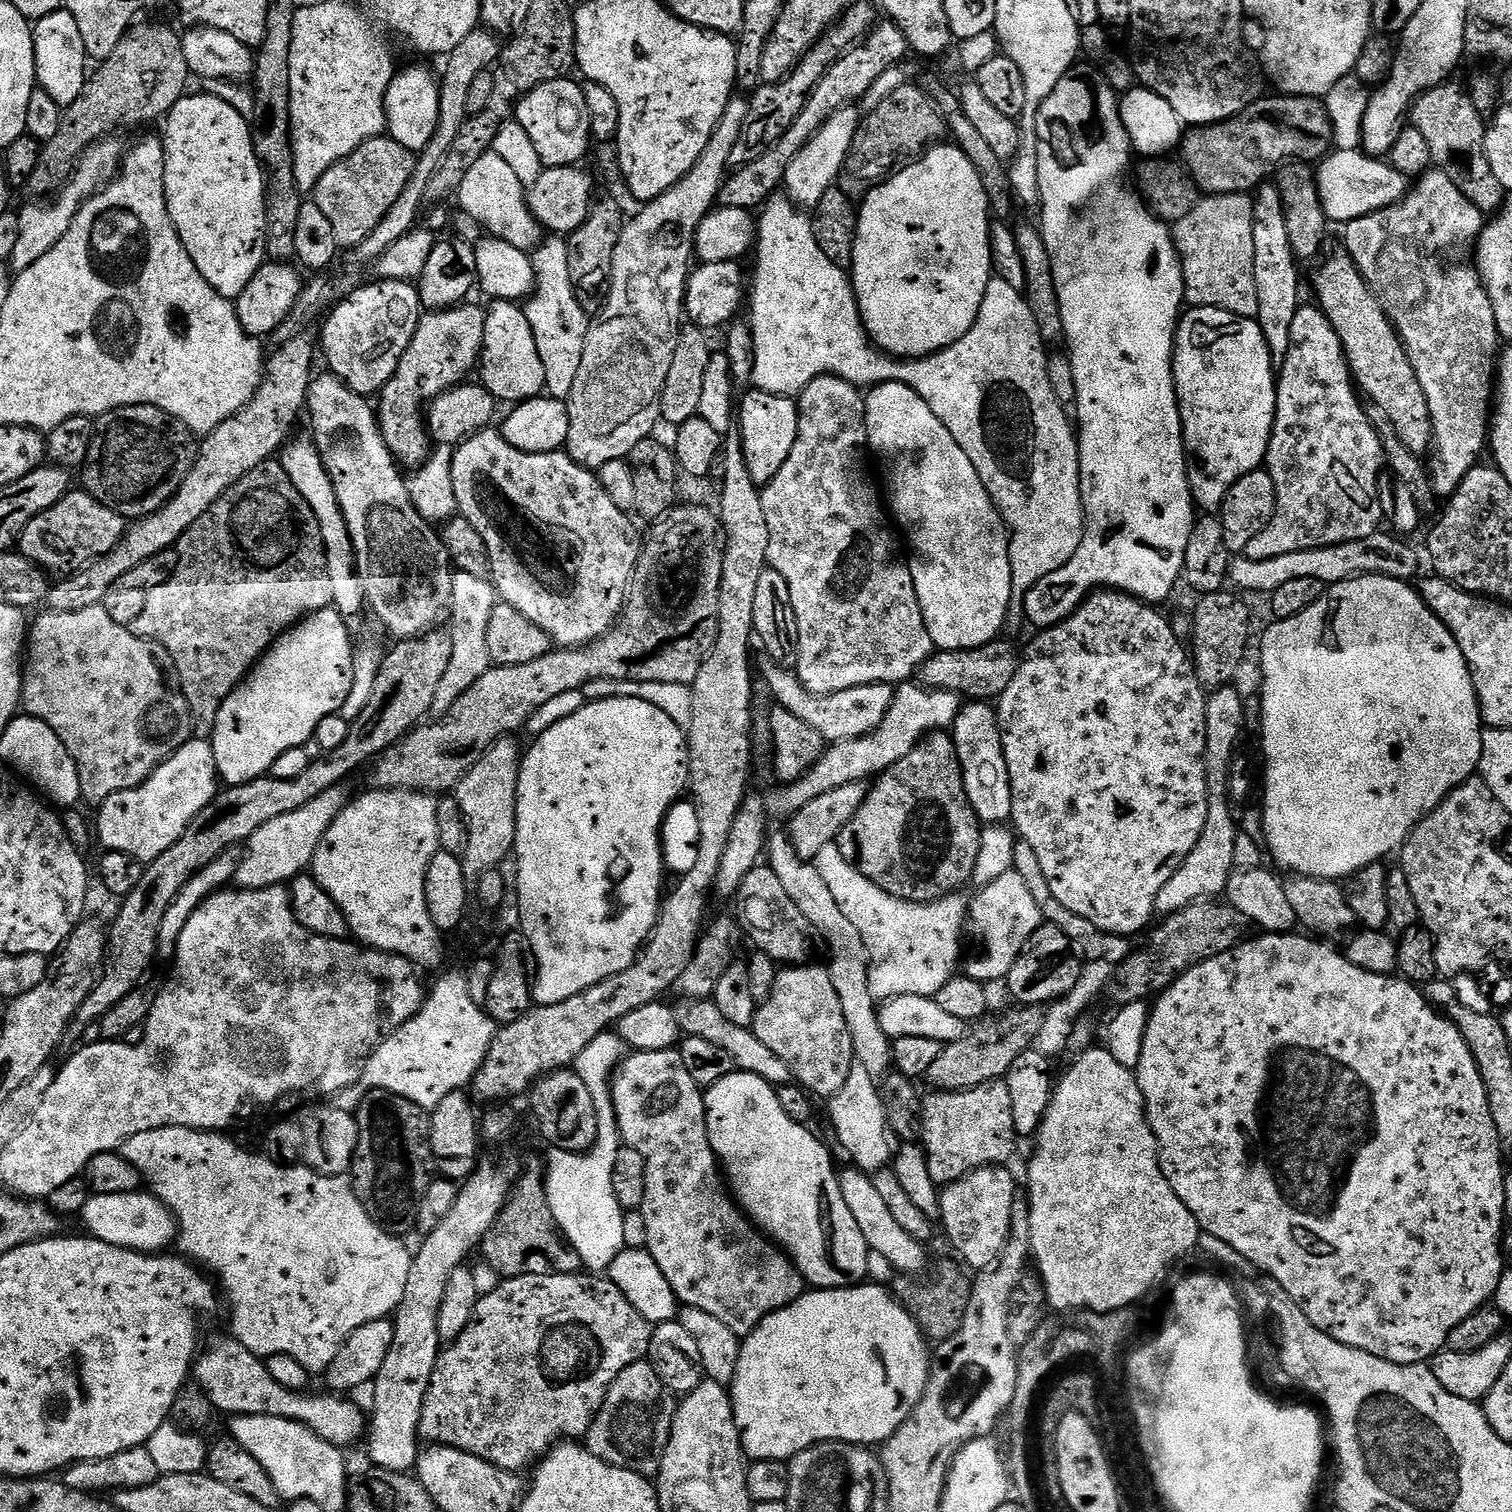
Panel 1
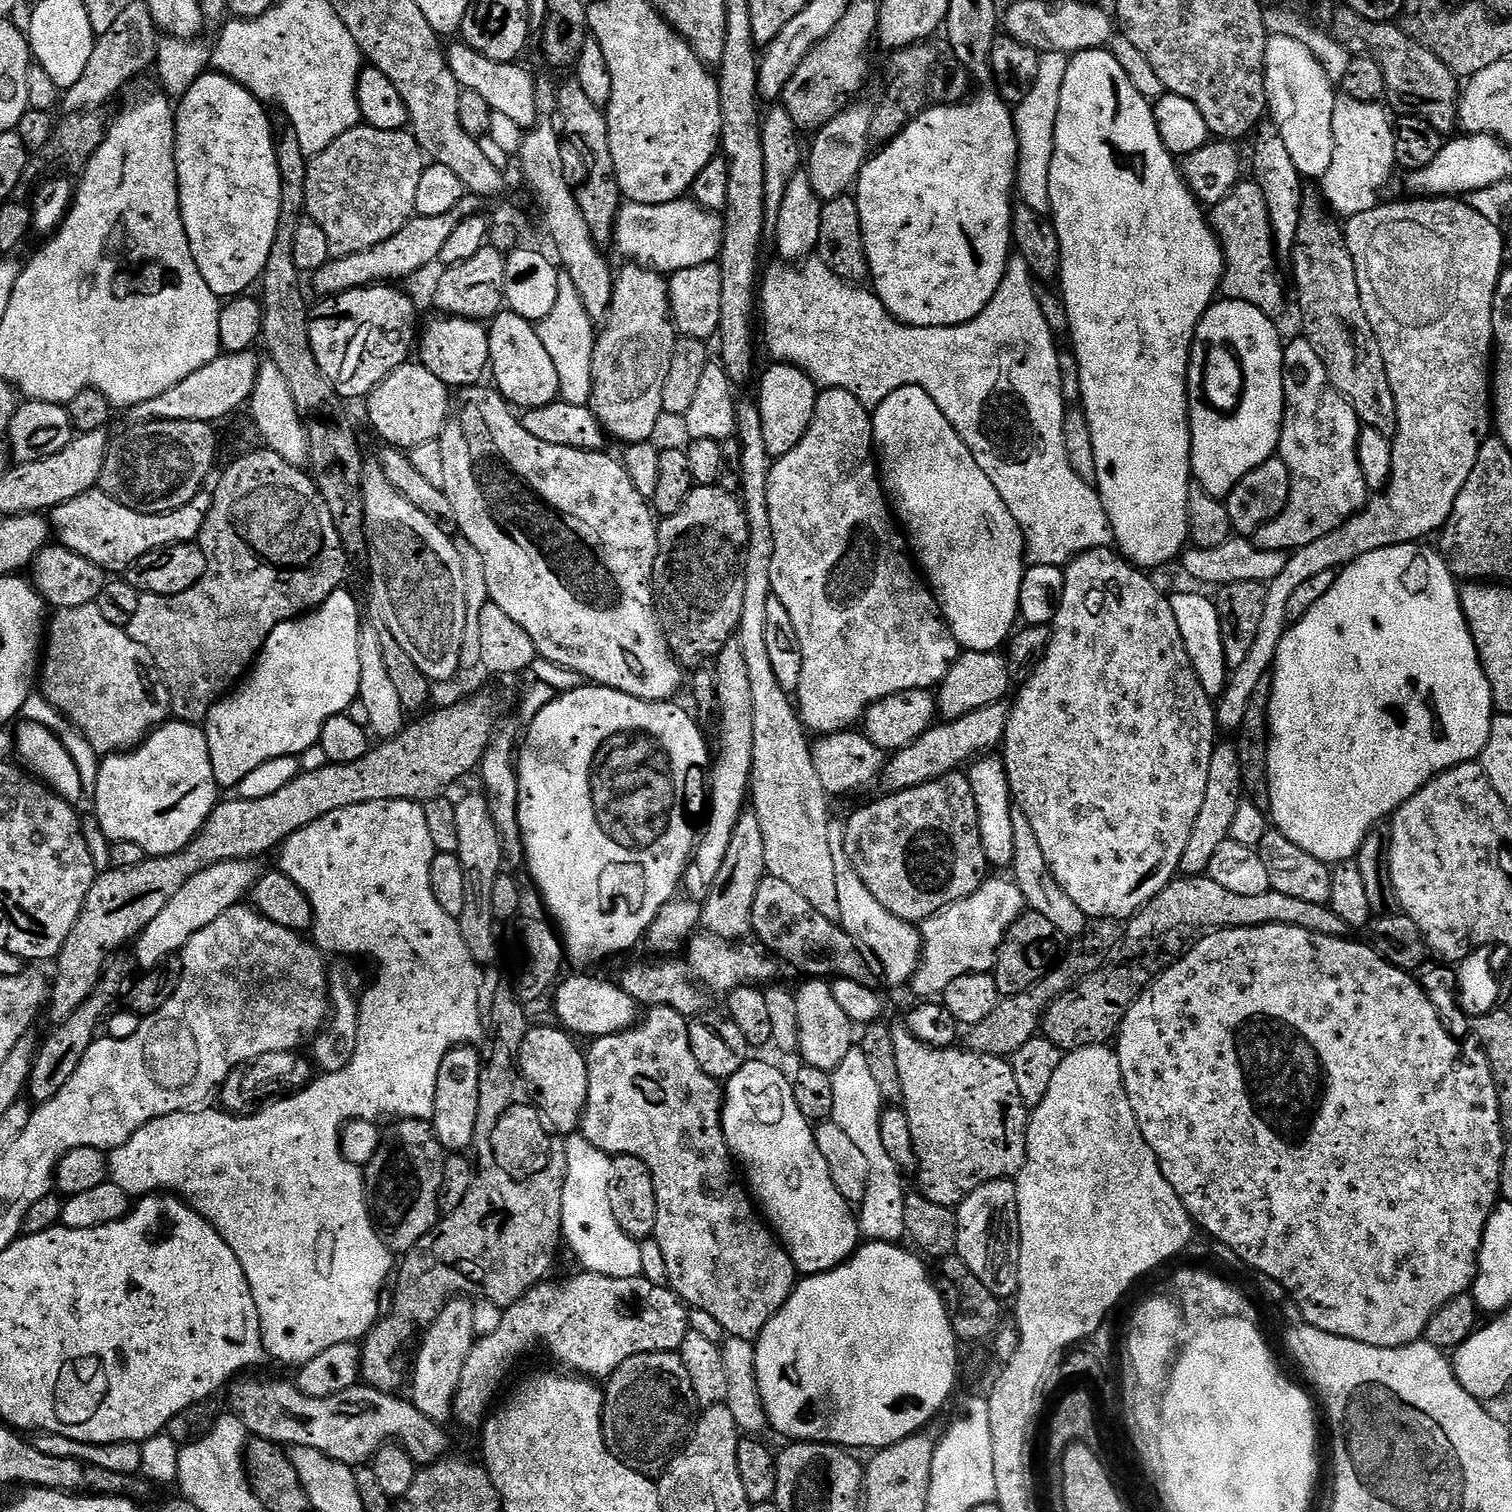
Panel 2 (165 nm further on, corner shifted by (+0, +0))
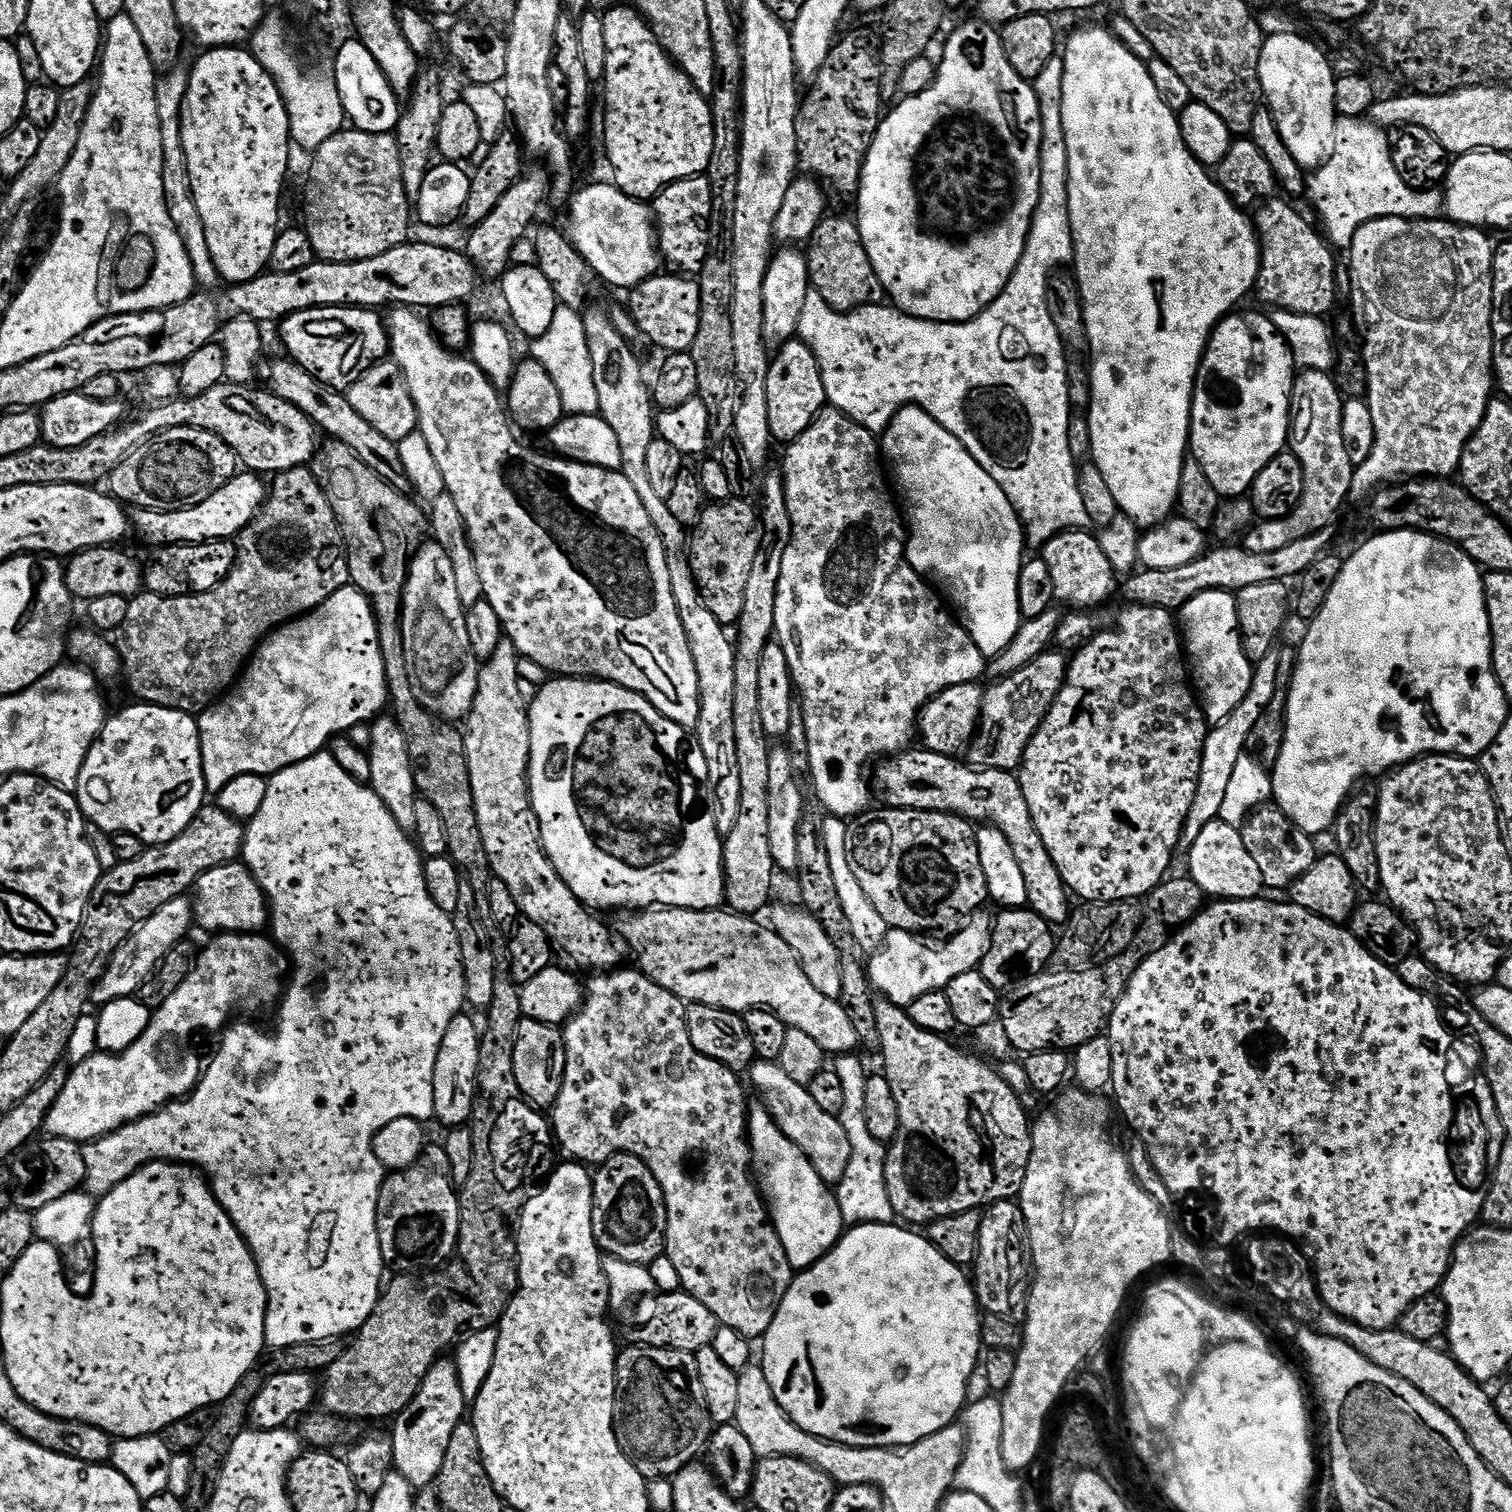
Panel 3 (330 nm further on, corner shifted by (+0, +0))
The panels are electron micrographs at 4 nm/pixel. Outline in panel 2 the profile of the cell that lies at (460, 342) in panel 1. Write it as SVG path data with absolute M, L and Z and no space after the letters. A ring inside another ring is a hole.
M485 246L474 254L474 258L466 258L466 262L447 265L443 269L440 281L436 284L437 313L450 317L475 320L479 322L491 321L505 307L504 279L506 266L505 253L498 249Z

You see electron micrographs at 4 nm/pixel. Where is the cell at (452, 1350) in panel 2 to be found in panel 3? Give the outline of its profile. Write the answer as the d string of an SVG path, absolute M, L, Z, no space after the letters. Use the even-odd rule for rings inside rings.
M441 1358L426 1374L418 1394L395 1417L396 1424L390 1431L392 1441L392 1463L395 1471L410 1482L414 1490L430 1486L434 1478L438 1478L438 1470L442 1470L442 1462L446 1462L446 1450L450 1450L450 1437L454 1430L465 1419L466 1397L455 1363L451 1359Z

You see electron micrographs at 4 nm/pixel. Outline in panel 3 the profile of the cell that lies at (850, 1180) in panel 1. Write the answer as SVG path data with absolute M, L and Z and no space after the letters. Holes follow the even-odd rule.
M757 1059L750 1069L752 1084L760 1091L763 1107L768 1109L776 1125L806 1154L806 1158L818 1170L818 1174L829 1186L839 1184L846 1170L852 1167L852 1147L850 1138L846 1134L844 1124L839 1116L826 1114L826 1110L818 1107L818 1102L808 1093L805 1085L794 1082L786 1070L782 1070L779 1063L771 1060Z

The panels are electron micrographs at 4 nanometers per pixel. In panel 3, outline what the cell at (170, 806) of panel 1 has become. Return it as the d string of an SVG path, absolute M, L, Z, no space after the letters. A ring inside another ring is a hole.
M132 702L129 708L122 709L113 720L111 717L105 723L100 737L90 746L82 774L78 774L74 795L84 812L84 819L103 832L134 834L148 846L165 844L178 838L206 804L197 717L191 712L179 712L157 704Z

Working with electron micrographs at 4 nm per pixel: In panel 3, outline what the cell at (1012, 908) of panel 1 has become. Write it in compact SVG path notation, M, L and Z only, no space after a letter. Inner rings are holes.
M984 910L977 912L959 929L961 932L957 936L950 937L945 944L940 944L937 948L923 944L920 941L923 939L915 932L889 931L884 943L871 953L866 964L873 989L883 999L907 1009L908 1004L914 1002L914 998L922 998L922 994L947 989L948 984L958 978L958 974L977 971L992 941L994 920L986 913Z

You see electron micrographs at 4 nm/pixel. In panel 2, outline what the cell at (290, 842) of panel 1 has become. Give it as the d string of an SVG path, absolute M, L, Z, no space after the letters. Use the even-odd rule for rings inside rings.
M255 859L218 862L194 874L194 878L190 878L190 882L186 882L186 886L182 886L182 890L178 890L178 894L174 894L170 902L166 902L162 914L158 914L158 918L154 918L154 922L150 922L136 937L134 949L136 948L136 960L141 964L141 969L159 969L163 965L160 963L171 952L179 953L184 944L190 942L194 934L198 934L198 930L210 926L210 922L226 914L226 910L237 907L243 901L240 899L243 896L245 899L251 893L256 881L262 875L262 868L256 864L259 863Z

